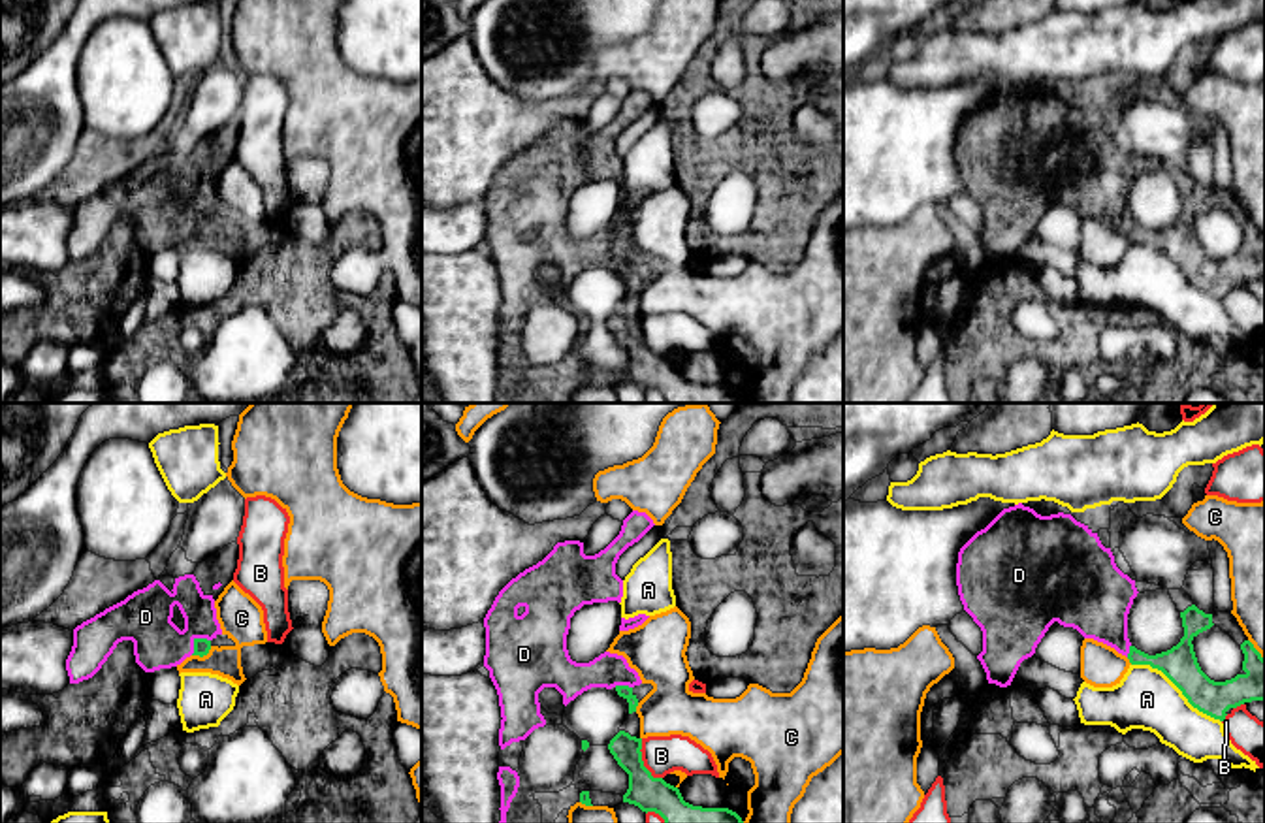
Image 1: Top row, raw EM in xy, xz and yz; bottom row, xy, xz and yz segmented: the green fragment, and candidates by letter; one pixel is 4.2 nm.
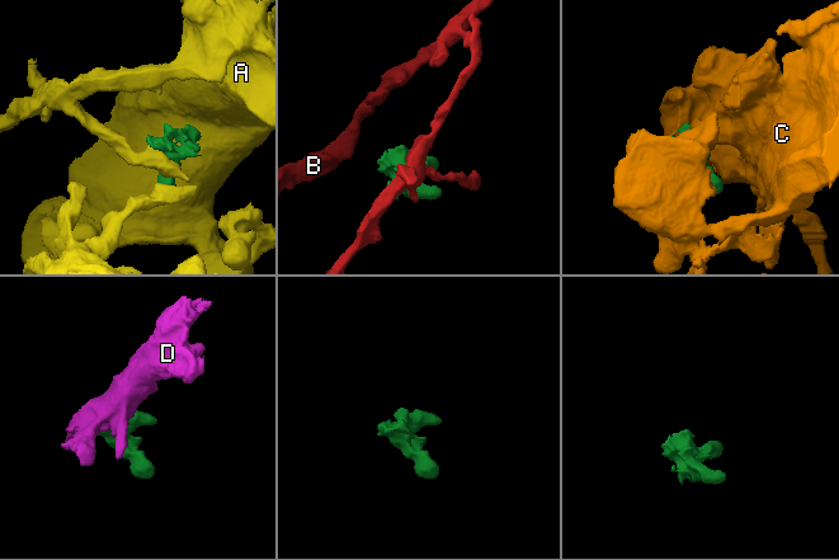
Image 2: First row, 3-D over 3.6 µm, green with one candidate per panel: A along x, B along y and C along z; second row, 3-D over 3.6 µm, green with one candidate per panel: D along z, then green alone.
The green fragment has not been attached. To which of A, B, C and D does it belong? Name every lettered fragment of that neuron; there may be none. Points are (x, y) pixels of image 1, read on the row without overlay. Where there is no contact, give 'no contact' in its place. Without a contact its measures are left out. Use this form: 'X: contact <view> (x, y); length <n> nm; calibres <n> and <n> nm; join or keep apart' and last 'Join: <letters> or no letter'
A: contact yz (1177, 264); length 460 nm; calibres 150 and 260 nm; keep apart
B: contact xz (642, 339); length 200 nm; calibres 150 and 160 nm; keep apart
C: contact xy (202, 234); length 100 nm; calibres 70 and 190 nm; keep apart
D: contact xy (194, 219); length 110 nm; calibres 70 and 220 nm; join
Join: D

